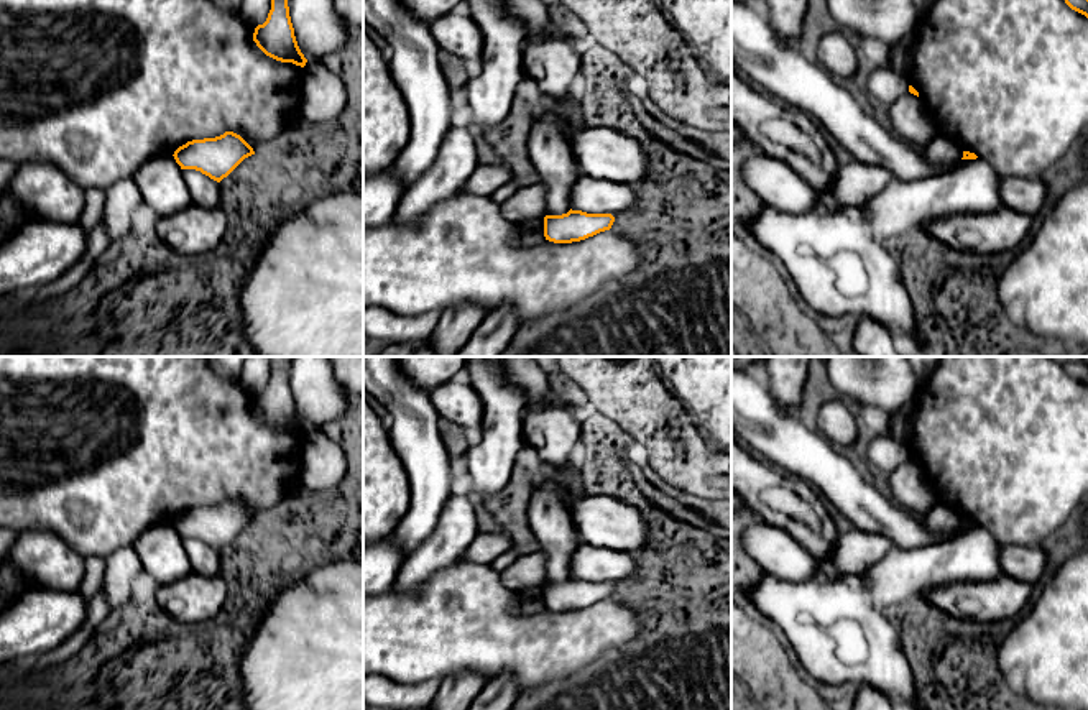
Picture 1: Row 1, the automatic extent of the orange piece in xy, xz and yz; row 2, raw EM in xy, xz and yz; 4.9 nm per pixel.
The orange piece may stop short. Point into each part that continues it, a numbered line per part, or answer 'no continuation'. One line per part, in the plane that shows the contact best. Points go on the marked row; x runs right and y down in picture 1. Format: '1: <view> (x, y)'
no continuation

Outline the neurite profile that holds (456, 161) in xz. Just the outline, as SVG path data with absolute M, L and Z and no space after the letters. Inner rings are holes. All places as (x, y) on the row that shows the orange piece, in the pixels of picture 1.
M450 127L434 164L404 189L393 215L396 224L417 224L437 202L465 187L478 166L473 136L468 127Z

